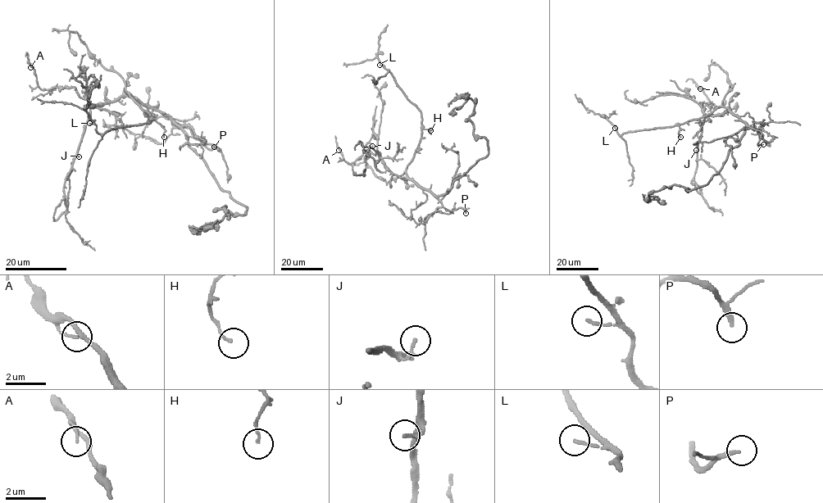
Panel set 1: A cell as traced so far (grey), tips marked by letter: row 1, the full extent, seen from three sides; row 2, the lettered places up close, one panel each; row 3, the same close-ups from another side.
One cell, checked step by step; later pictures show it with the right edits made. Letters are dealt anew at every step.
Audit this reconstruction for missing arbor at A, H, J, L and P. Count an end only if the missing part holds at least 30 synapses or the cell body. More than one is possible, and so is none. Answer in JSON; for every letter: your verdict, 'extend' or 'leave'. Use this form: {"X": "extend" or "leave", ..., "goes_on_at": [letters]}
{"A": "leave", "H": "leave", "J": "leave", "L": "leave", "P": "extend", "goes_on_at": ["P"]}

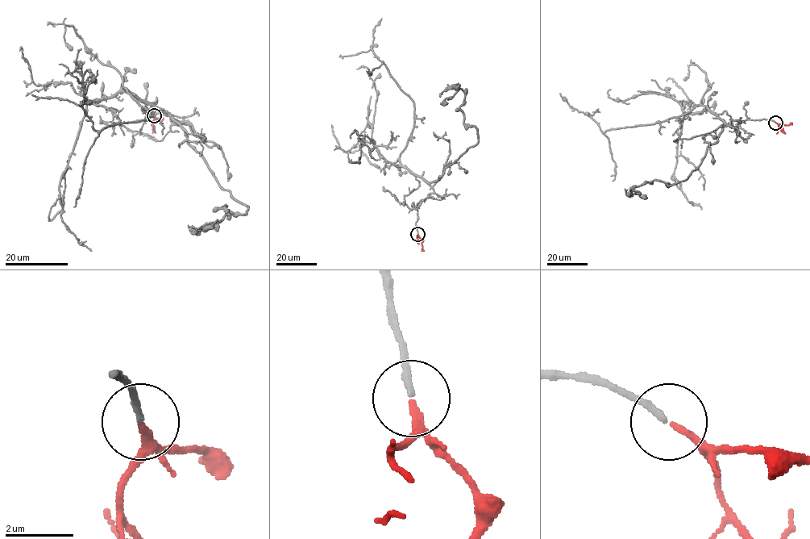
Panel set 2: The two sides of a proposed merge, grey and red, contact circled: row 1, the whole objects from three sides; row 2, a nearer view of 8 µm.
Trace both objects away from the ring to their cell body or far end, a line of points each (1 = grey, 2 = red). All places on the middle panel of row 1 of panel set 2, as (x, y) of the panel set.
1: (417, 234), (417, 205), (434, 190), (399, 160), (413, 127), (414, 105), (371, 48), (373, 29), (381, 18)
2: (417, 235), (421, 241), (421, 251)

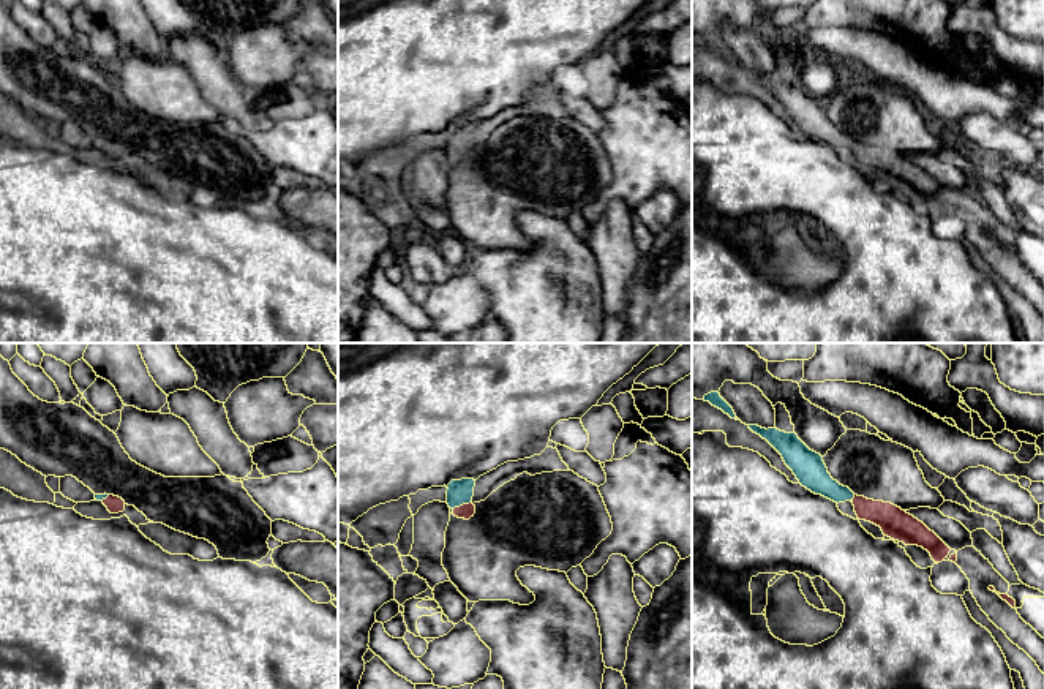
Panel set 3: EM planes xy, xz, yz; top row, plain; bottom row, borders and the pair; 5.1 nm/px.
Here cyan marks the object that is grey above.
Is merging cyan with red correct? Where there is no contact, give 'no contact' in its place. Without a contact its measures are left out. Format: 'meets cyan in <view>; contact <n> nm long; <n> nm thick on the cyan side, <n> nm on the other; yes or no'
meets cyan in xz; contact 100 nm long; 130 nm thick on the cyan side, 80 nm on the other; yes

